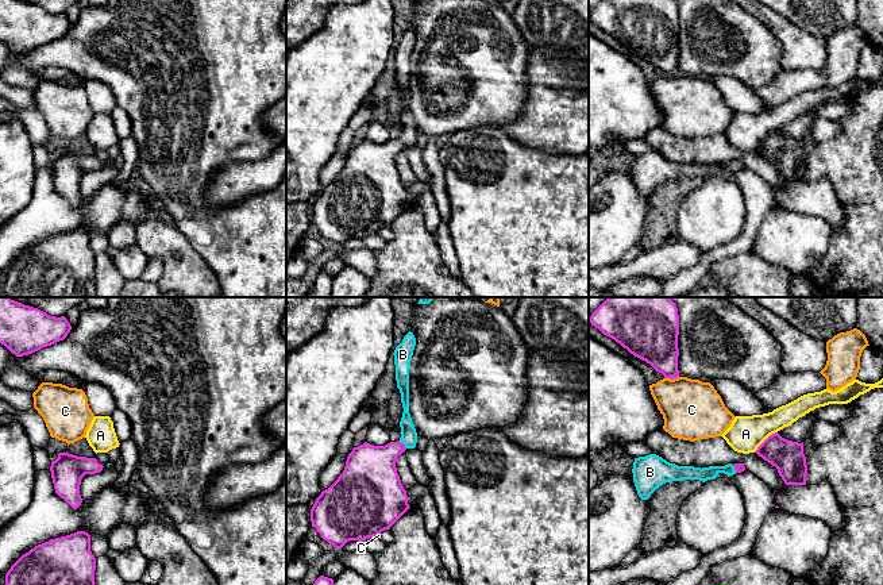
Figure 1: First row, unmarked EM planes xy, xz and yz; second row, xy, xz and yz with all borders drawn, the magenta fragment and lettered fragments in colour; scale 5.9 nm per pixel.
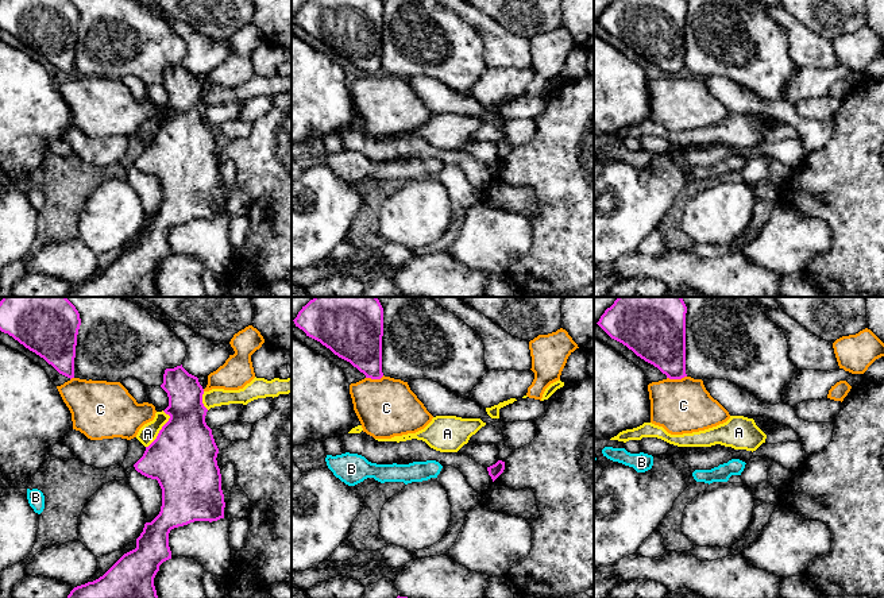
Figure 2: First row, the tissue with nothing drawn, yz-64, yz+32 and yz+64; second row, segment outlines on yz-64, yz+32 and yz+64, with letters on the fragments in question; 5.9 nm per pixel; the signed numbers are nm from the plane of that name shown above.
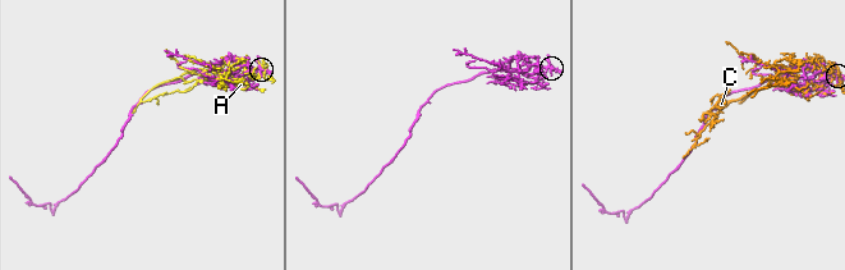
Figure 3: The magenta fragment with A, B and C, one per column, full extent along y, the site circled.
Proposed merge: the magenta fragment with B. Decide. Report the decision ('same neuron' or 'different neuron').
same neuron

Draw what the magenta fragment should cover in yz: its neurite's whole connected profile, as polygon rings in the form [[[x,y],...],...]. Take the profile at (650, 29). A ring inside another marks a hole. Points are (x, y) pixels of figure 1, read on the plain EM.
[[[602,0],[589,19],[664,76],[679,74],[675,0]]]

